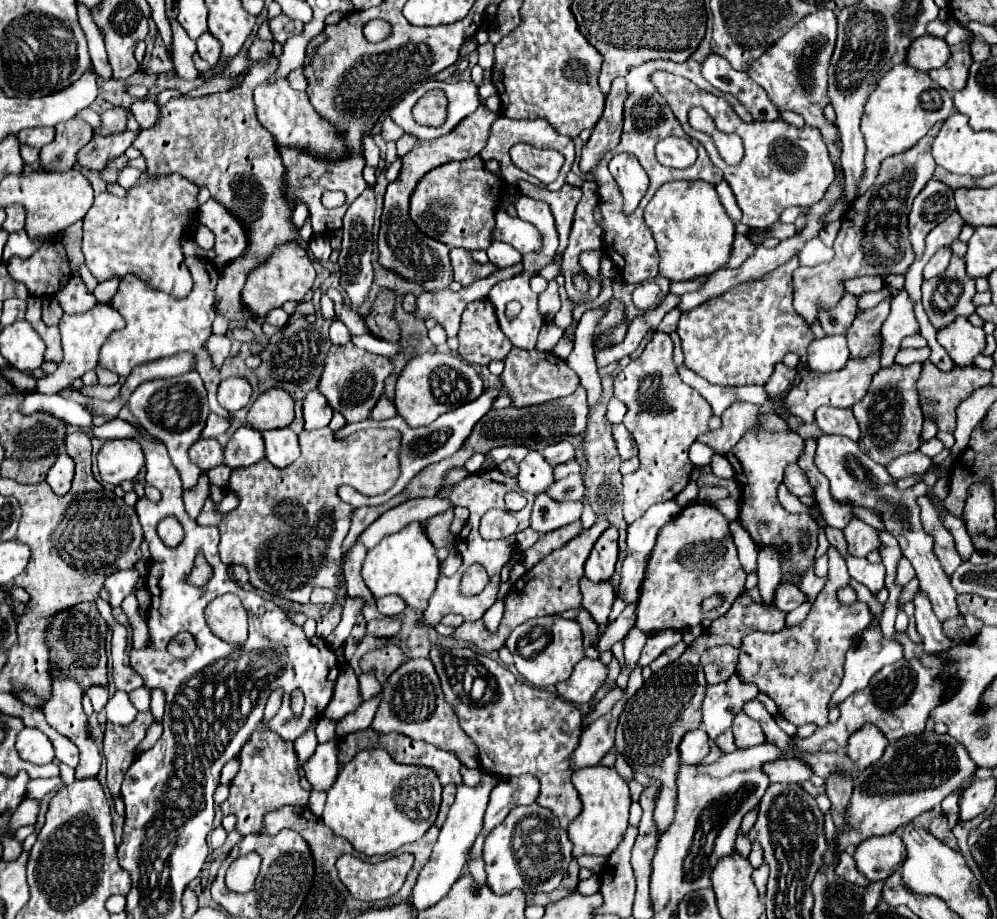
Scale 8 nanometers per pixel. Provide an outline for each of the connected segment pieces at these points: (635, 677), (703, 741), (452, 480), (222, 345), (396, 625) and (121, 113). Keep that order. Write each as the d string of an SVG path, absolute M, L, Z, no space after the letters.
M637 666L631 673L627 687L625 689L624 699L629 699L643 686L644 678L642 676L642 668Z
M697 728L695 732L687 732L681 742L681 762L683 764L701 764L703 758L709 754L709 736L705 730Z
M451 468L451 470L443 476L443 484L445 484L445 488L447 488L449 484L459 484L459 482L465 480L467 476L469 476L467 468Z
M211 336L205 342L205 350L207 350L207 354L209 354L215 370L221 370L225 358L229 356L229 348L231 348L231 342L225 336Z
M381 618L367 622L367 634L373 636L395 636L401 630L401 622L397 618Z
M111 108L101 114L103 120L103 136L113 134L113 132L125 132L127 130L127 120L129 120L129 108Z

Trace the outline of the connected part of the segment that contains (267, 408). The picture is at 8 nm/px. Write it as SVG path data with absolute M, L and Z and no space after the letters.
M269 388L257 396L247 412L247 424L259 432L285 428L293 422L293 398L281 388Z

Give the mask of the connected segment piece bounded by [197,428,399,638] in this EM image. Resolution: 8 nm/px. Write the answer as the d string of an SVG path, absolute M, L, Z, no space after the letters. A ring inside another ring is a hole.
M331 428L303 430L299 434L299 446L301 446L301 456L287 468L267 470L267 464L271 462L261 460L257 464L251 464L249 468L233 470L227 490L239 496L239 506L229 514L217 514L213 510L213 500L207 498L197 518L197 524L219 528L221 534L219 556L223 564L245 566L249 572L251 586L261 592L269 592L291 602L307 604L313 588L339 586L337 608L325 614L317 624L317 636L327 638L342 617L341 603L345 596L345 586L343 586L343 572L341 572L341 542L349 532L349 520L353 510L349 504L343 504L343 500L337 496L337 490L343 484L353 484L353 486L363 486L363 494L367 496L387 492L399 476L399 462L397 462L399 432L367 428L351 434L347 440L337 440Z

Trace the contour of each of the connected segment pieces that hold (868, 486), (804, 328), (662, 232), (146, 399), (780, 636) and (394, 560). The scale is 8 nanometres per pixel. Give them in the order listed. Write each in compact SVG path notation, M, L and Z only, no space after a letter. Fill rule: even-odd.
M821 436L817 440L817 454L815 454L815 464L819 468L819 472L823 476L827 476L829 484L831 484L831 496L839 502L849 502L851 506L861 506L861 508L871 508L873 512L877 512L883 520L883 524L887 526L887 532L893 534L901 546L901 552L905 558L911 560L917 578L919 578L919 586L923 592L929 594L929 600L933 604L933 612L935 616L945 622L949 618L959 616L957 610L957 602L955 602L955 590L951 588L949 576L941 570L939 560L933 552L935 546L935 538L931 534L927 534L923 530L921 524L921 514L919 514L919 504L917 498L919 496L927 496L929 486L925 482L919 482L911 488L897 488L895 480L889 476L889 472L885 470L885 466L873 462L865 452L859 450L859 446L851 440L847 440L845 436Z
M793 258L763 278L739 284L729 292L699 304L699 308L683 312L677 334L681 336L685 366L711 384L723 386L765 384L773 366L789 352L799 354L803 370L809 370L807 346L815 336L809 324L793 308L791 274L797 266L799 262Z
M681 180L663 184L645 208L647 226L653 230L661 256L659 274L671 282L691 280L719 270L731 252L735 222L725 212L715 186L705 180Z
M187 372L183 376L175 378L163 378L163 380L151 380L137 386L137 390L129 398L129 412L137 418L137 422L155 438L163 440L163 444L169 448L169 456L173 466L181 474L181 482L185 490L193 490L197 486L201 470L189 462L187 450L189 446L199 440L203 424L209 414L207 406L207 390L203 386L203 380L197 372Z
M829 546L827 556L829 580L815 598L805 622L795 628L783 628L775 634L753 632L743 640L743 648L739 648L739 676L747 682L755 682L761 692L771 696L779 714L797 728L807 722L827 726L827 704L843 678L845 652L857 634L871 622L871 612L865 604L855 602L853 606L843 606L837 600L837 590L841 588L839 582L849 582L849 574L843 556L839 556L833 546Z
M411 522L399 532L385 536L373 550L367 552L361 576L375 598L397 594L407 602L409 608L423 612L439 578L439 562L435 556L435 546L427 538L423 522Z

